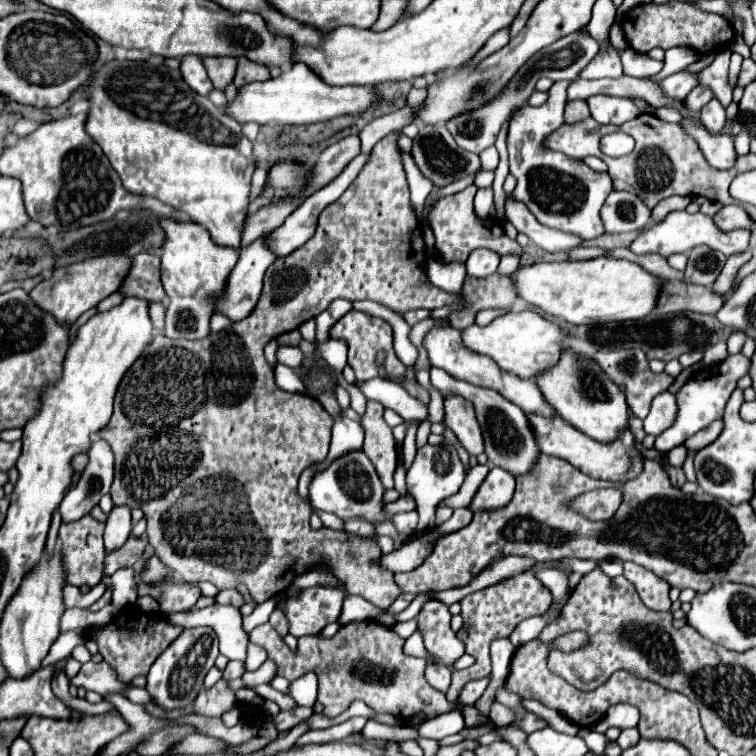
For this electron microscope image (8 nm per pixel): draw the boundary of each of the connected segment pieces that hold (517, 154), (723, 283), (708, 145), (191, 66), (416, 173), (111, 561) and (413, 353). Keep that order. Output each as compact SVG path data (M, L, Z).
M554 82L546 104L536 108L524 104L524 108L512 116L508 126L508 154L510 174L518 182L512 194L528 206L540 224L560 232L576 234L582 240L590 240L604 234L600 224L600 208L612 192L612 180L608 172L594 172L582 160L568 158L562 152L552 152L544 146L546 136L550 136L564 122L568 84L570 82Z
M748 250L742 252L742 254L730 256L730 258L726 260L726 264L724 264L718 280L714 282L714 292L716 292L716 294L728 294L730 288L732 288L732 284L734 284L734 278L736 278L738 268L740 268L742 264L746 264L750 258L752 258L752 254L750 254Z
M682 118L682 128L696 140L698 148L702 150L706 162L712 168L718 170L726 170L732 168L734 160L736 160L736 150L732 144L732 138L728 136L712 136L710 132L706 132L706 128L702 124L698 124L694 118Z
M184 56L180 60L180 74L184 78L184 82L200 96L208 96L208 92L212 90L212 82L208 80L206 68L202 64L202 60L198 56Z
M404 156L402 162L404 162L408 186L410 186L410 202L414 206L424 206L424 202L426 202L426 198L432 192L434 186L432 186L432 182L428 182L428 180L424 180L420 176L420 170L416 168L416 164L414 164L414 160L410 156Z
M130 536L122 548L106 556L106 562L104 562L106 576L112 576L118 568L124 568L124 566L132 568L144 550L146 550L146 542L142 538Z
M372 300L353 302L353 309L366 312L366 314L376 314L376 316L384 318L386 322L390 322L392 328L394 328L394 350L396 350L398 360L404 366L414 366L416 364L418 350L410 342L410 326L408 326L408 322L404 320L402 314L394 312L392 308L380 304L380 302L372 302Z

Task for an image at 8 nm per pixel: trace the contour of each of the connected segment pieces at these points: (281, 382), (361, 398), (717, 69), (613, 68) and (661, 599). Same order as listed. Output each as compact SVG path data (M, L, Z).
M276 364L274 368L276 372L276 384L278 388L286 390L286 392L304 392L304 384L300 384L300 378L296 376L296 372L284 364Z
M350 388L348 392L350 392L350 396L352 396L352 404L350 404L350 406L362 416L362 414L366 412L366 396L364 396L358 388Z
M722 50L716 54L714 62L696 74L700 80L700 86L712 88L714 98L720 100L722 106L728 106L732 102L732 88L728 86L728 64L730 64L730 50Z
M608 46L608 48L600 50L596 60L592 60L580 72L580 78L588 78L588 80L594 80L594 78L620 78L622 74L624 72L622 72L620 56L612 46Z
M624 562L624 576L635 586L642 602L655 611L670 611L672 601L668 592L671 586L654 572L634 564Z

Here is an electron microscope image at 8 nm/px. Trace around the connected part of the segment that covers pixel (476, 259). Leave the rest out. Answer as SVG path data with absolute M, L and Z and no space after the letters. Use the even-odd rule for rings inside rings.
M474 250L472 256L468 256L466 260L466 270L468 276L472 278L488 278L490 274L496 272L500 262L500 256L496 256L496 252L488 252L488 250Z

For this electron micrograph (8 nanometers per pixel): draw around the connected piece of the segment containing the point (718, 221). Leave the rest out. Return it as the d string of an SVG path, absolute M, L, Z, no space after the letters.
M736 204L720 208L720 210L712 216L712 220L714 220L714 224L716 224L722 232L736 230L736 228L748 228L748 230L752 228L752 220L748 220L748 214L746 214L740 206L736 206Z

